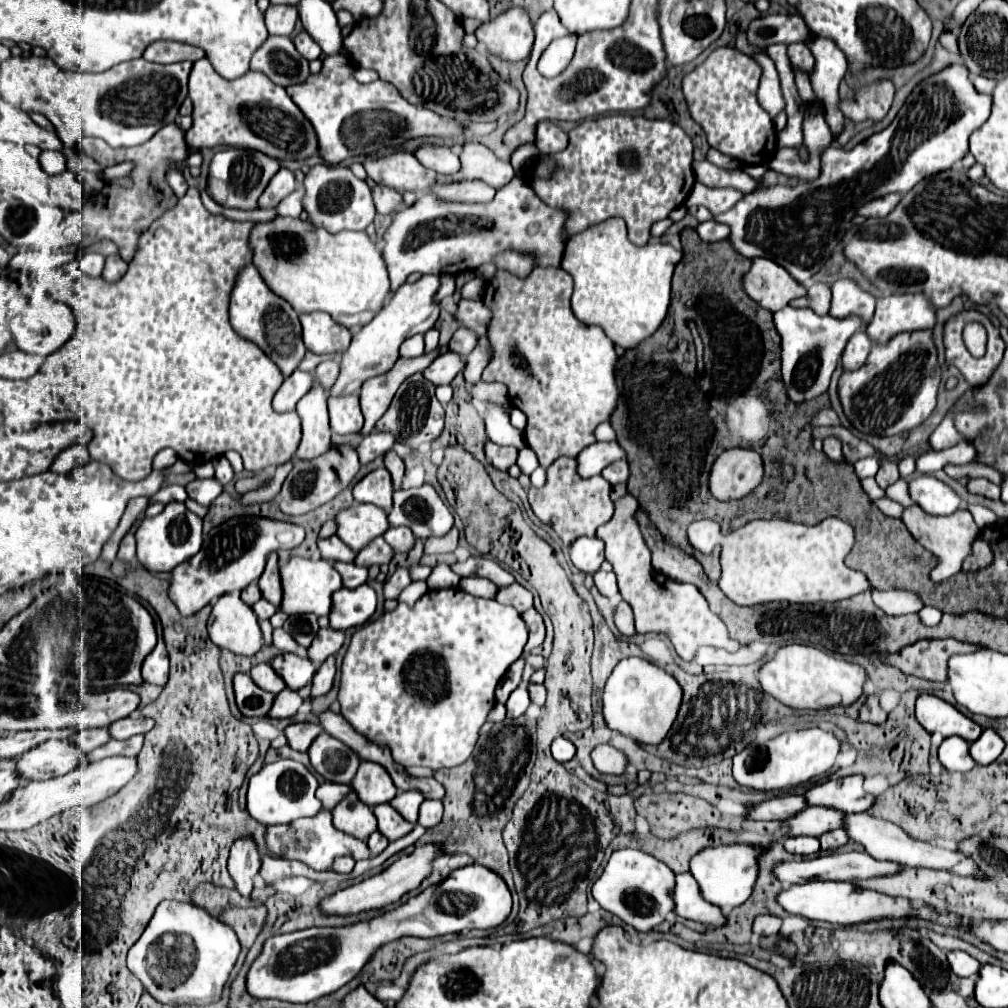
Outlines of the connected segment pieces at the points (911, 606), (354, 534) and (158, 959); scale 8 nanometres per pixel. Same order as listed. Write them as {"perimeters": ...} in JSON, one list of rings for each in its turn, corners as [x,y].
{"perimeters":[[[[872,589],[872,599],[888,615],[906,615],[918,613],[924,607],[924,601],[912,591],[876,591]]],[[[358,503],[348,509],[342,509],[336,515],[338,531],[336,535],[352,549],[360,551],[374,537],[382,535],[388,529],[388,515],[384,509],[372,503]]],[[[162,901],[142,937],[128,951],[128,969],[142,981],[142,985],[150,987],[150,981],[154,983],[152,993],[158,1001],[172,1007],[202,1007],[222,999],[222,991],[230,981],[240,949],[236,933],[198,905]]]]}

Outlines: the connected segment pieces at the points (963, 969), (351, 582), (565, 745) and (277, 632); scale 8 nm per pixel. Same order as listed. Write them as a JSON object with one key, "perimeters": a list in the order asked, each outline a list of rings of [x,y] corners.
{"perimeters":[[[[948,951],[948,961],[950,961],[950,967],[952,971],[958,975],[958,977],[974,977],[978,975],[978,969],[980,969],[980,963],[968,955],[966,951]]],[[[336,561],[334,567],[342,575],[344,587],[348,587],[348,589],[354,589],[354,587],[368,581],[368,569],[366,567],[360,567],[356,563],[342,563],[342,561]]],[[[556,737],[556,739],[552,741],[552,755],[554,755],[556,761],[566,763],[566,761],[570,761],[570,759],[574,757],[574,753],[576,753],[576,747],[574,747],[568,739]]],[[[282,627],[280,629],[274,629],[274,647],[280,649],[280,651],[286,651],[286,653],[300,653],[298,643]]]]}

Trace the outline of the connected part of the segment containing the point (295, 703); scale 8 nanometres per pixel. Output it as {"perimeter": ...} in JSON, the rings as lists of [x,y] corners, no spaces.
{"perimeter":[[[284,689],[284,691],[280,691],[280,695],[276,695],[276,701],[274,701],[268,717],[278,717],[278,719],[282,719],[282,717],[294,717],[296,711],[298,711],[298,707],[302,705],[302,701],[304,699],[300,697],[298,691]]]}

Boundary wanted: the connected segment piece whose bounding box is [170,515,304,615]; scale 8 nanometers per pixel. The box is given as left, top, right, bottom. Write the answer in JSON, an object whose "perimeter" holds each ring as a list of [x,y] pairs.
{"perimeter":[[[240,515],[224,521],[220,527],[214,527],[204,537],[204,547],[188,559],[188,563],[180,563],[172,571],[170,597],[180,609],[182,615],[192,615],[208,605],[214,597],[224,593],[242,591],[250,581],[258,579],[264,571],[266,559],[272,551],[278,549],[294,549],[304,541],[304,527],[288,521],[274,521],[260,515]]]}

